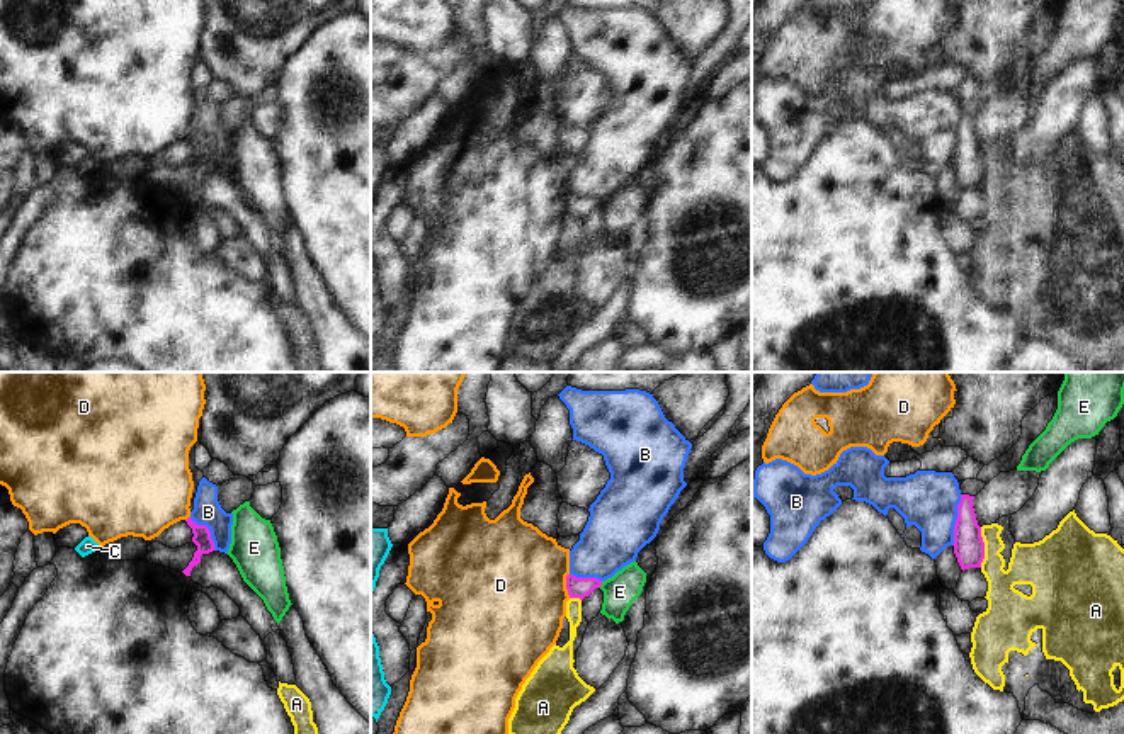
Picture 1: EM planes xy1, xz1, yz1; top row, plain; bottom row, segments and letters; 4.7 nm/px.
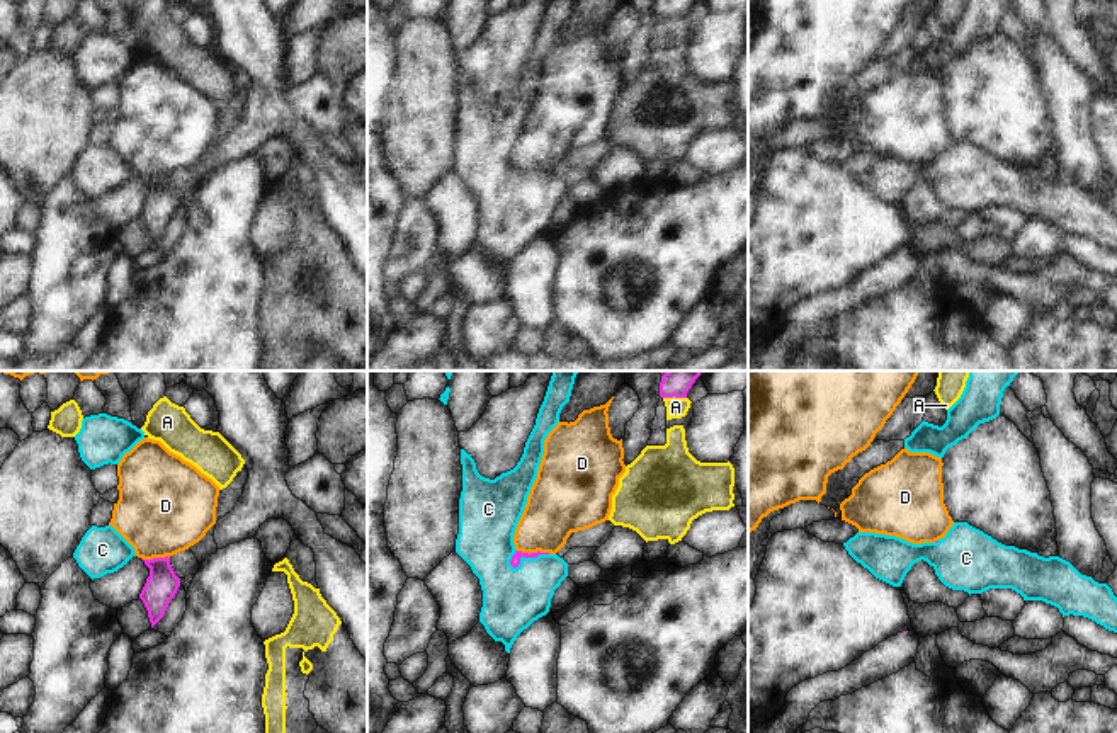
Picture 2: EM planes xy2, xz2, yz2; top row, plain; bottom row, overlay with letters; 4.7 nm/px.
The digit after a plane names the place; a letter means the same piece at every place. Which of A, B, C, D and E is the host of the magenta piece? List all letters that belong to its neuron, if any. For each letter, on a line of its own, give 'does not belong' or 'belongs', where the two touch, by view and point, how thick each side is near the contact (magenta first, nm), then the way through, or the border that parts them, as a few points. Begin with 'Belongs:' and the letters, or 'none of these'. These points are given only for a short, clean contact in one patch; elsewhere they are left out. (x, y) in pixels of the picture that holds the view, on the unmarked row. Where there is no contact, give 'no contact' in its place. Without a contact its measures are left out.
Belongs: C
A: does not belong | yz1 (983, 167) | 140/190 nm
B: does not belong | yz1 (956, 140) | 140/280 nm | along yz1 (961, 114), (954, 160), (951, 163)
C: belongs | xz2 (527, 176) | 50/280 nm | across xz2 (515, 179), (527, 176), (527, 198), (512, 216)
D: does not belong | xz2 (532, 172) | 50/280 nm
E: does not belong | xz1 (601, 203) | 100/160 nm | along xz1 (602, 201), (599, 206)

